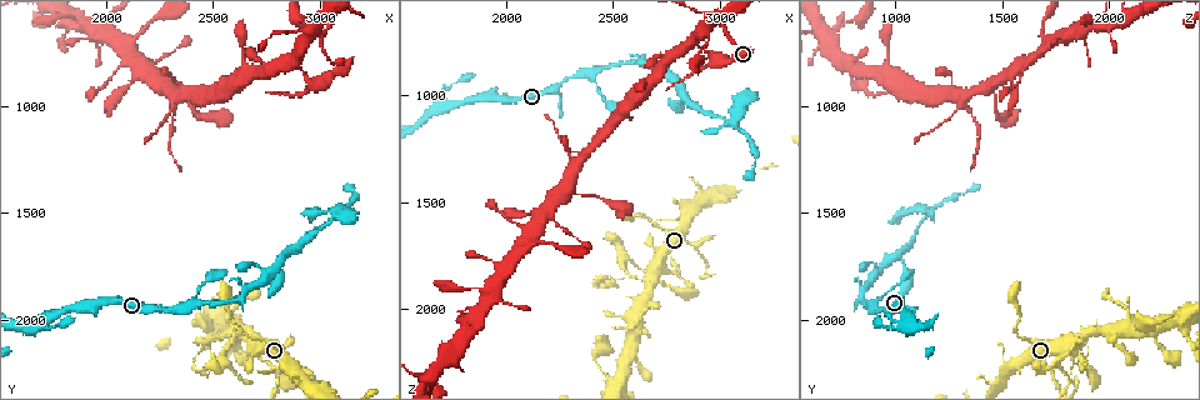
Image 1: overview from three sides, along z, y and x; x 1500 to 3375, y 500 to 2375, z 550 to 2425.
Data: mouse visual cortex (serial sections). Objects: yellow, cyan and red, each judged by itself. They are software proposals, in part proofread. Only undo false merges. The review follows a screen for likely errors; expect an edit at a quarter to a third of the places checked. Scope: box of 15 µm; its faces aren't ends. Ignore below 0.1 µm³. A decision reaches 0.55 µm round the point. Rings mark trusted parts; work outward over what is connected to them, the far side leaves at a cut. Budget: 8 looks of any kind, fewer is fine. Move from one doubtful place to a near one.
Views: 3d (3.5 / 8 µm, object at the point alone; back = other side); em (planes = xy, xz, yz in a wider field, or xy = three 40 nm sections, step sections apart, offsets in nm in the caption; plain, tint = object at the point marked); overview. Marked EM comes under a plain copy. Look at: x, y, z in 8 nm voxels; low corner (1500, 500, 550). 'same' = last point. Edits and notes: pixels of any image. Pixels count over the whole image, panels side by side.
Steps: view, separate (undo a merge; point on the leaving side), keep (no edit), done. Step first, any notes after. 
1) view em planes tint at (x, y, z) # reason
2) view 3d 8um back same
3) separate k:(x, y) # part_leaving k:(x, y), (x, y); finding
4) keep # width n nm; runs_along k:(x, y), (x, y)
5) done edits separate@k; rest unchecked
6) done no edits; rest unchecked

view 3d 3.5um at (2560, 2110, 1840) # narrows sharply

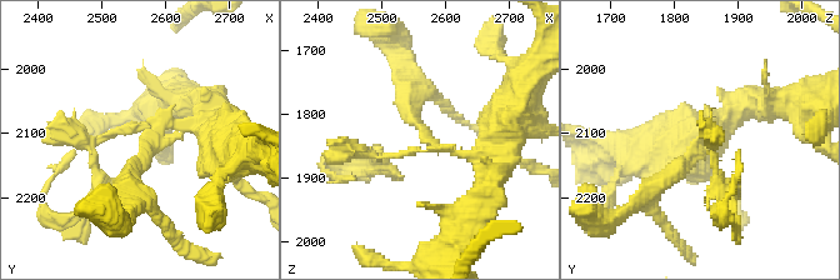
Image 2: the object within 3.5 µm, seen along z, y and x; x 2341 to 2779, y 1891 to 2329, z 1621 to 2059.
view em planes tint at (2570, 2120, 1835)

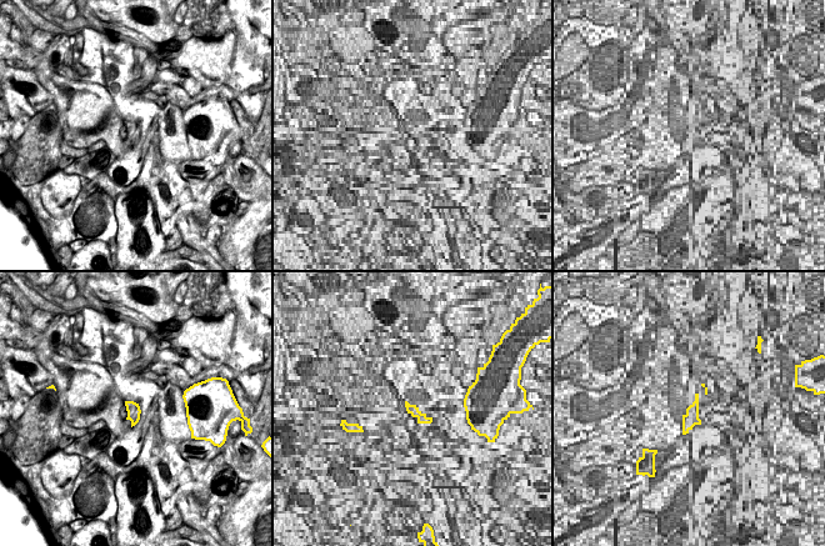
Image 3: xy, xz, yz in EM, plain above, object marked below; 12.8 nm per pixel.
separate 2:(410, 114) # part_leaving 2:(430, 141), (408, 113), (404, 61); a second cell is stuck on

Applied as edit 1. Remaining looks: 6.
view overview # redraw

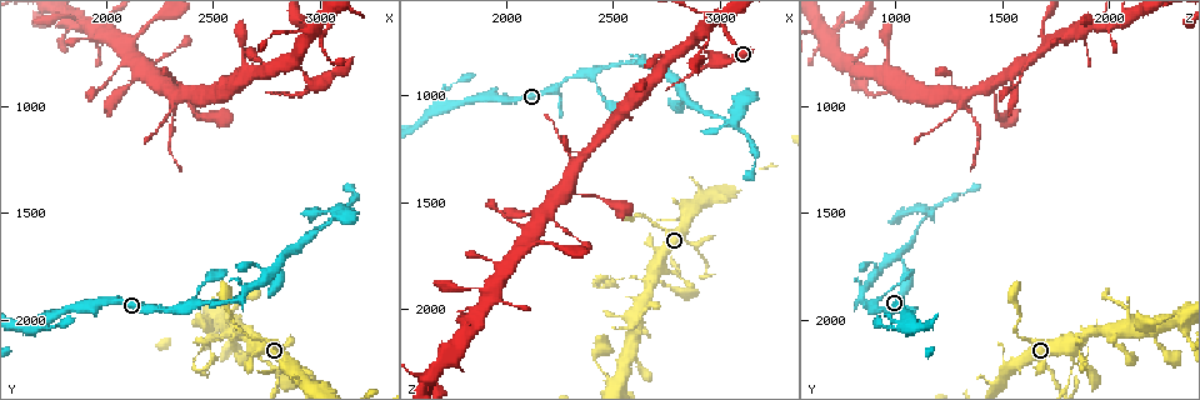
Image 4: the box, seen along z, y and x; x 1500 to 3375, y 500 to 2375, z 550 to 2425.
view 3d 3.5um at (2540, 2010, 2350) # thin arm on a thick one

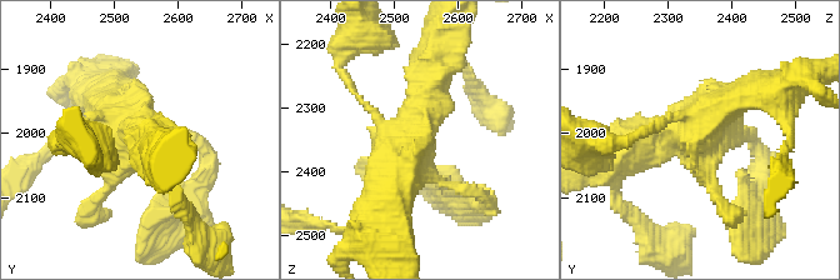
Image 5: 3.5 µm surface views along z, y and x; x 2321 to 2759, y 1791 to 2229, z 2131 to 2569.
view em xy step 2 tint at (2535, 2000, 2340) # shape alone is not enough

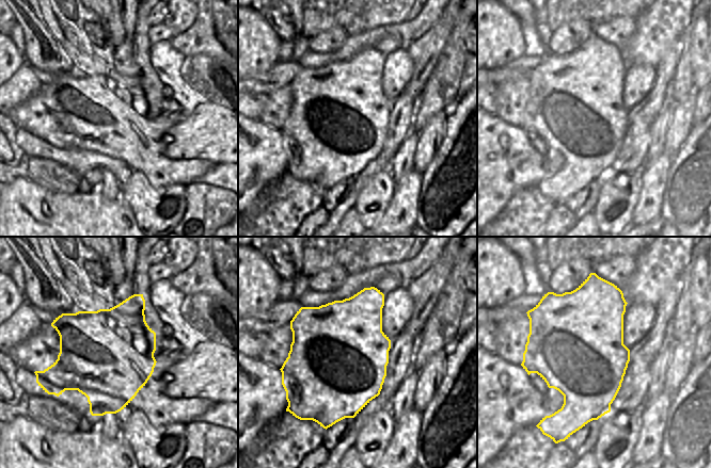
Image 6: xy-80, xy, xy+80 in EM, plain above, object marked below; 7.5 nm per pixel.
keep # runs_along 5:(435, 61), (405, 138), (355, 93); continuous, no second cell

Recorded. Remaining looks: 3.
view 3d 3.5um at (2800, 2270, 1820) # narrows sharply

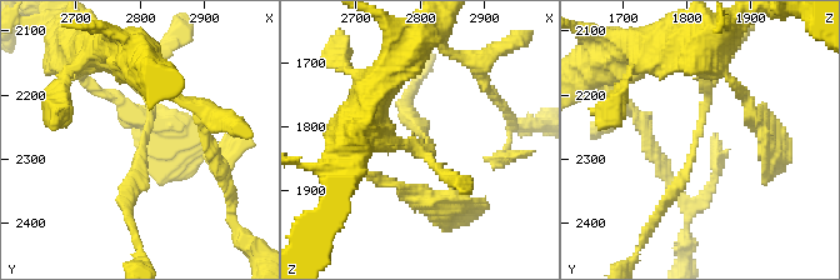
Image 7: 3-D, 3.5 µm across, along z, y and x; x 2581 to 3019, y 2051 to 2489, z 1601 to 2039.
view em planes tint at (2815, 2275, 1820) # shape alone is not enough

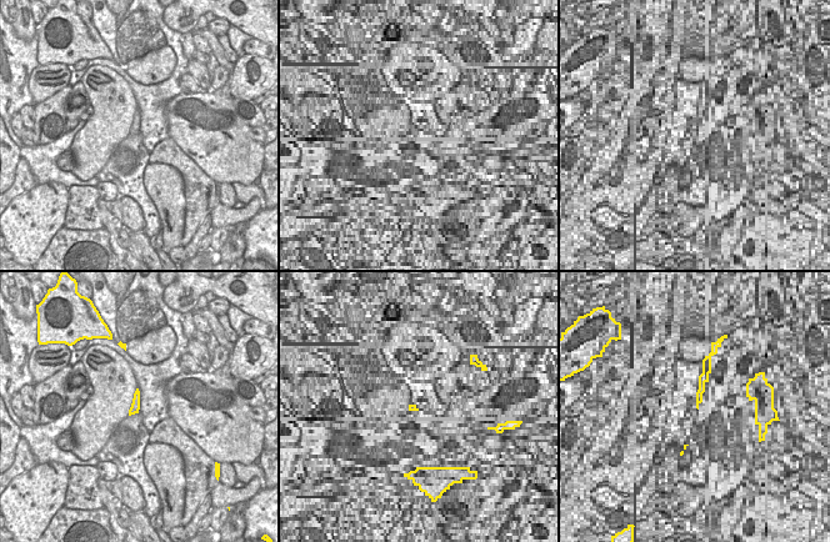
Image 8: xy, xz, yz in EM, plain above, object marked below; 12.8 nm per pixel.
keep # runs_along 7:(704, 69), (701, 130), (663, 203); one cell here

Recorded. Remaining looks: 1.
done edits separate@2; rest unchecked

